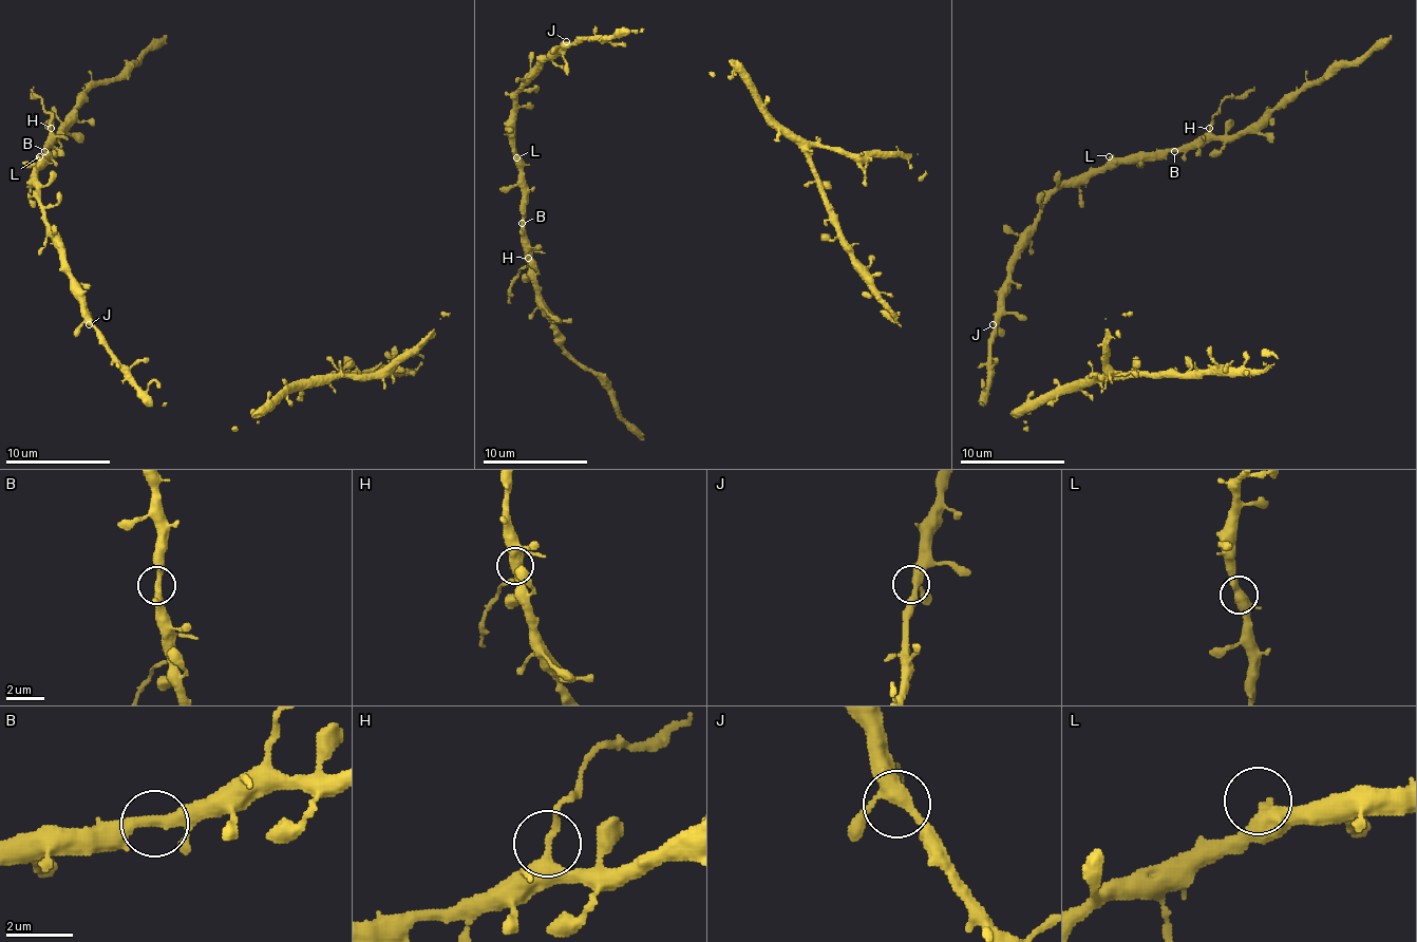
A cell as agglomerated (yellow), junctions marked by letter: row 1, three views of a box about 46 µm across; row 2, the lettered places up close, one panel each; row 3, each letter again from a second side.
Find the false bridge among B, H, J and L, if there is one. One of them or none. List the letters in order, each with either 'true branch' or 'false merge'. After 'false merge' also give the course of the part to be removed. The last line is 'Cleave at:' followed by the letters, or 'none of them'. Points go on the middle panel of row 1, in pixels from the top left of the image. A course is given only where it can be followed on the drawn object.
B: true branch
H: false merge; foreign part runs (527, 258), (529, 263), (516, 276), (511, 302)
J: true branch
L: true branch
Cleave at: H

